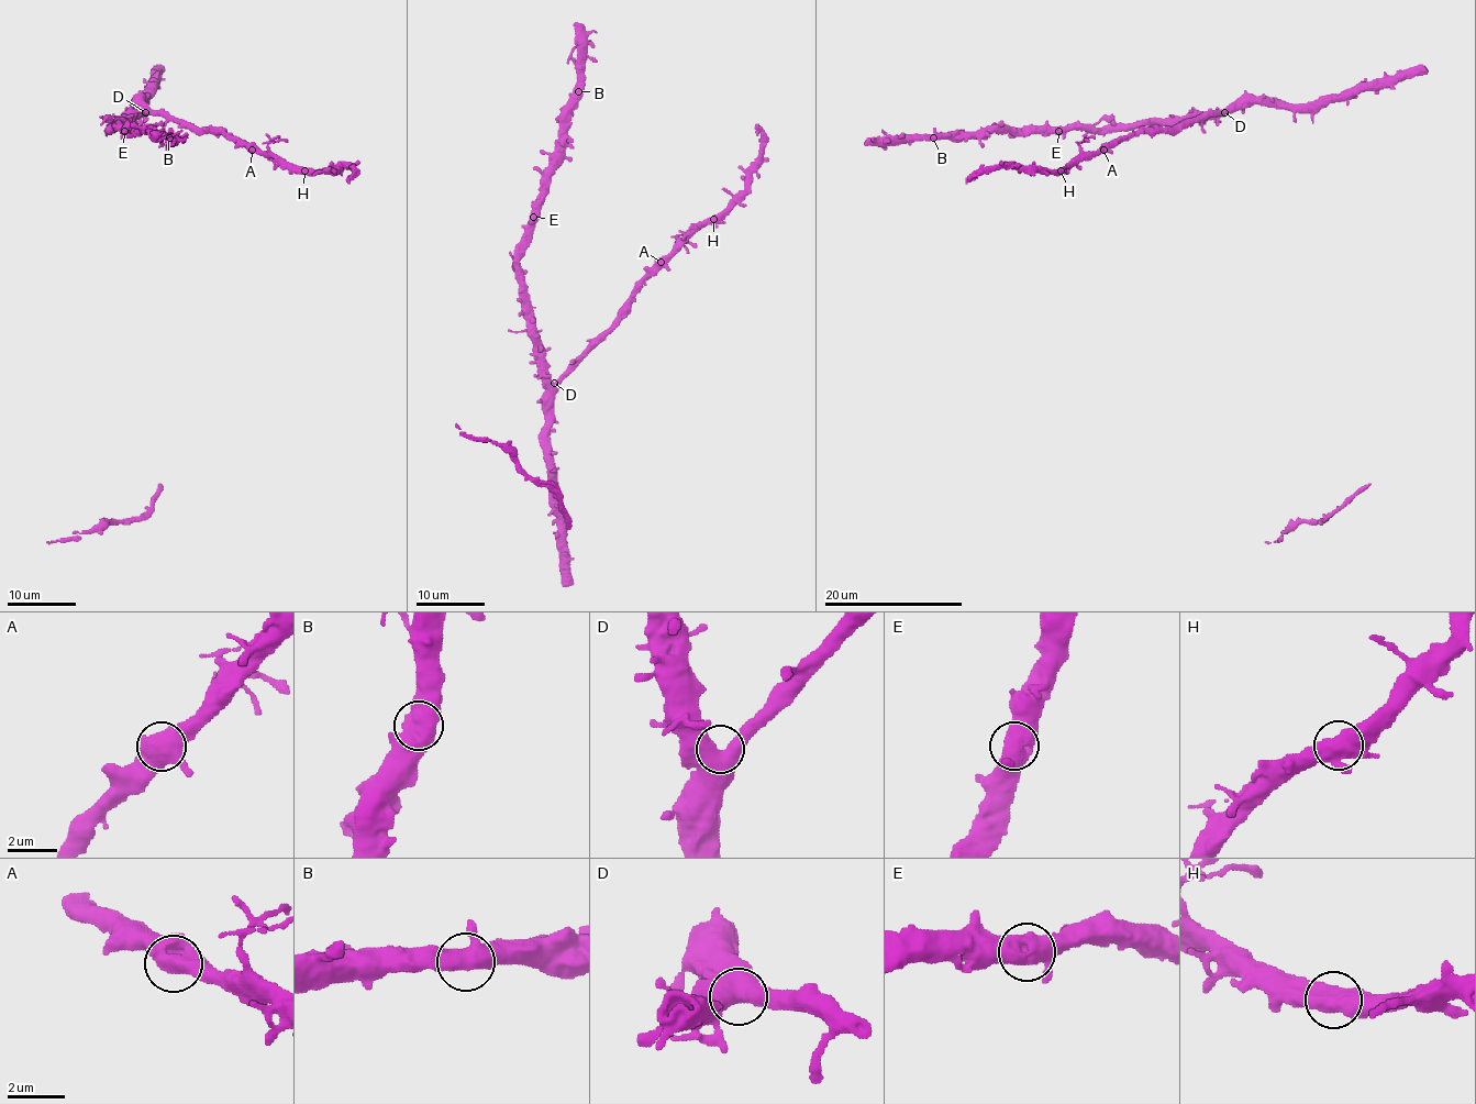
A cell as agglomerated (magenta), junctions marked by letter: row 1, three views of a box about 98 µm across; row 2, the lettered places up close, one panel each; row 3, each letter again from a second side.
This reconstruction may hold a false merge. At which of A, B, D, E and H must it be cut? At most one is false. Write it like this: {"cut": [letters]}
{"cut": []}

